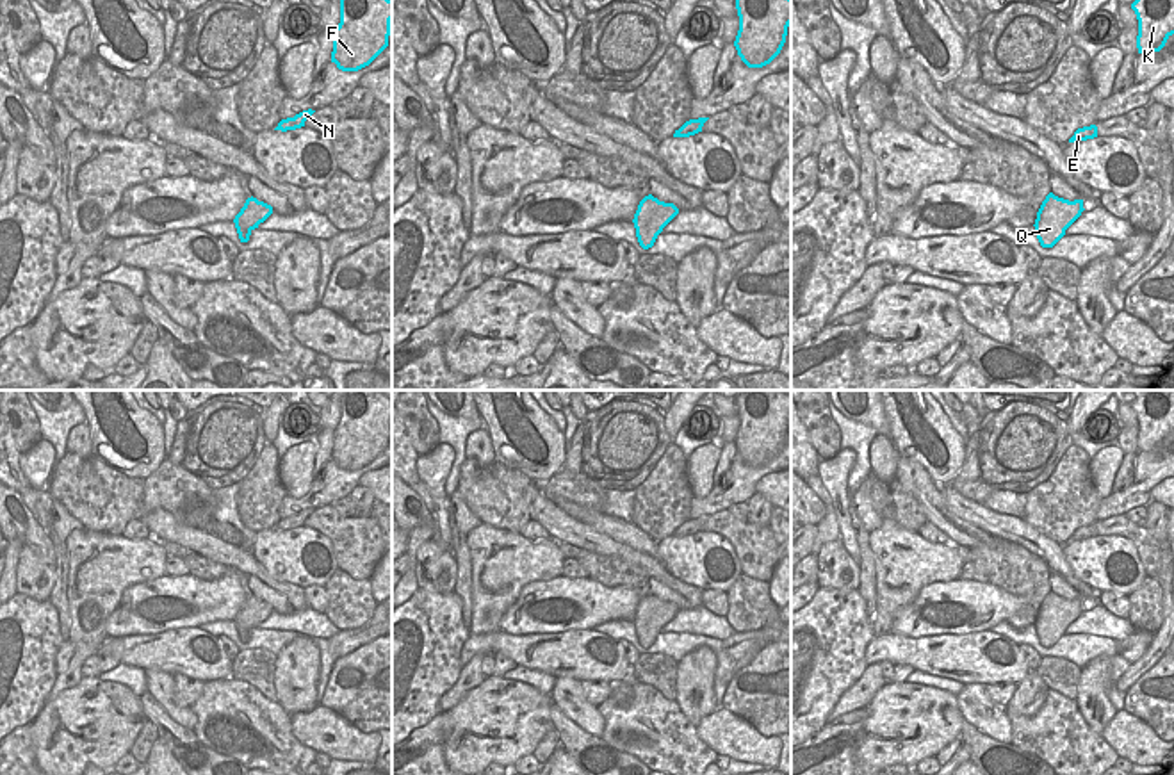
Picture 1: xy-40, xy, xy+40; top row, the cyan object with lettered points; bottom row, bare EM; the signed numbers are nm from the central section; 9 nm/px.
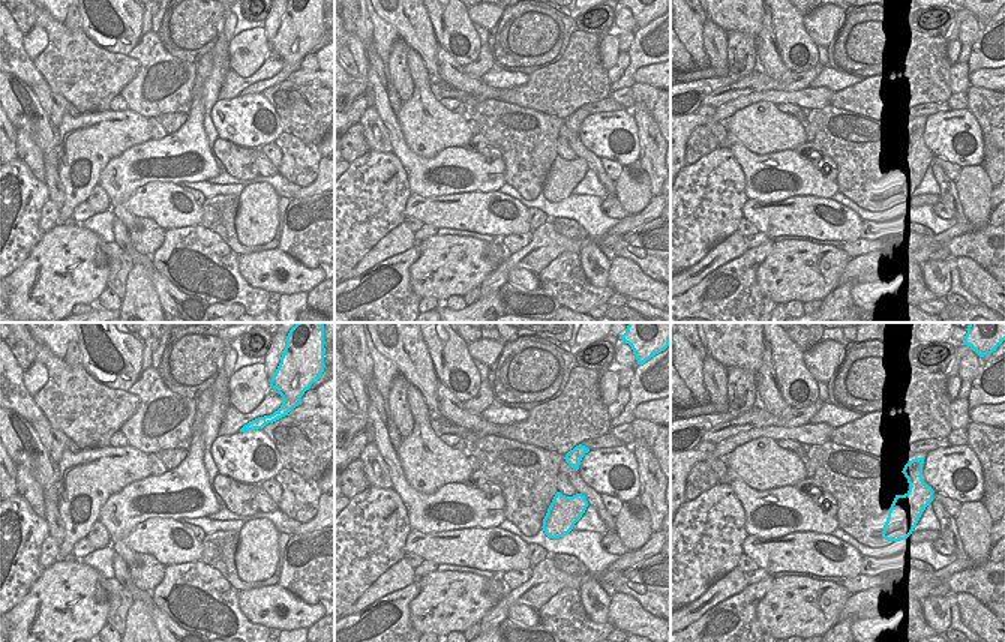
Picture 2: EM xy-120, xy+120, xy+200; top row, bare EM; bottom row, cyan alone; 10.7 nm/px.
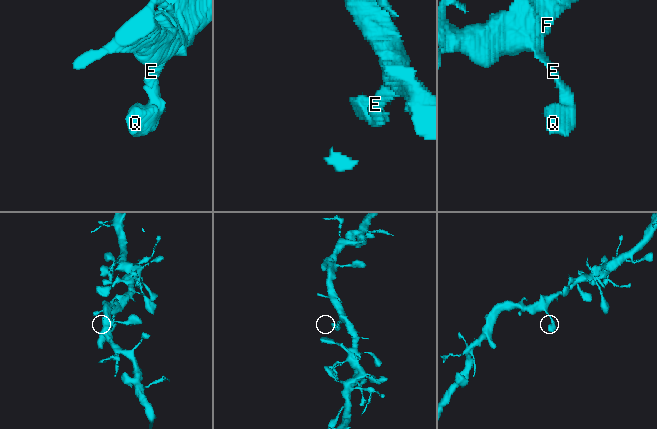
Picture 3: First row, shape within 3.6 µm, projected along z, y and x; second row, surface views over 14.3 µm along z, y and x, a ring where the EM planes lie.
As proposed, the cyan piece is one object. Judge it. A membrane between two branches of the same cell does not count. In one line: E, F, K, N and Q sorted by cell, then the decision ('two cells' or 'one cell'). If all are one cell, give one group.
E F K N Q; one cell

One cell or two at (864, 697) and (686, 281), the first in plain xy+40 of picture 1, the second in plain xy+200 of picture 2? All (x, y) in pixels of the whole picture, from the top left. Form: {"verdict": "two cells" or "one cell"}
{"verdict": "one cell"}

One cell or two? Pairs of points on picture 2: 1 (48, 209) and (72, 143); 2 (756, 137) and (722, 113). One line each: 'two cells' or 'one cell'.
1: two cells
2: two cells

